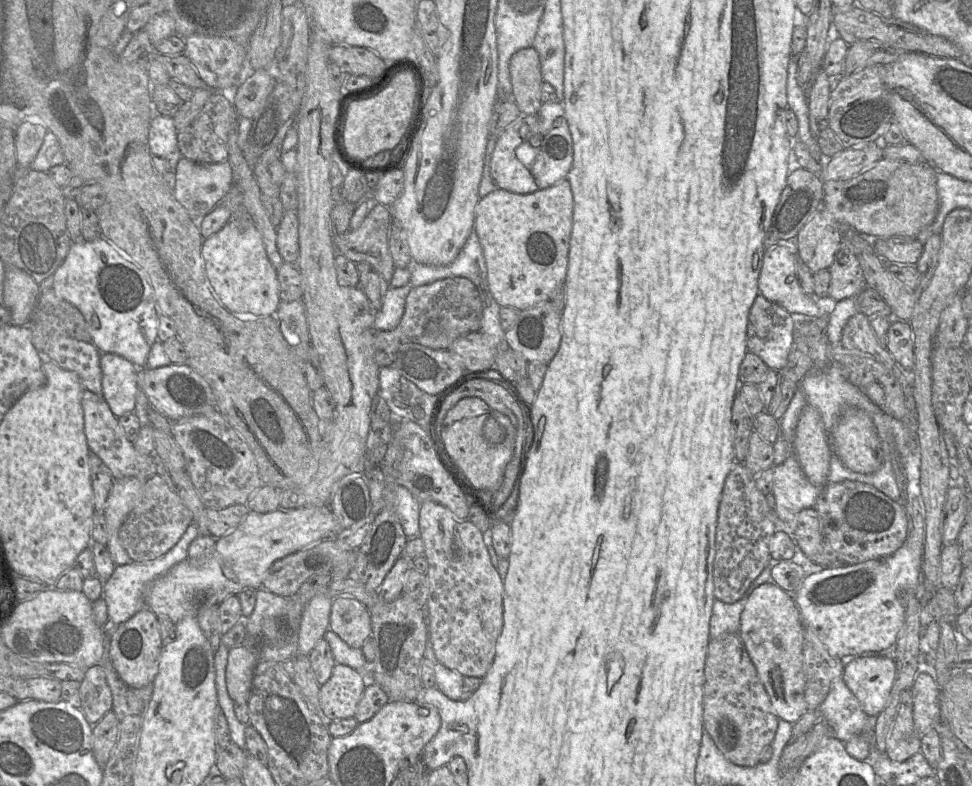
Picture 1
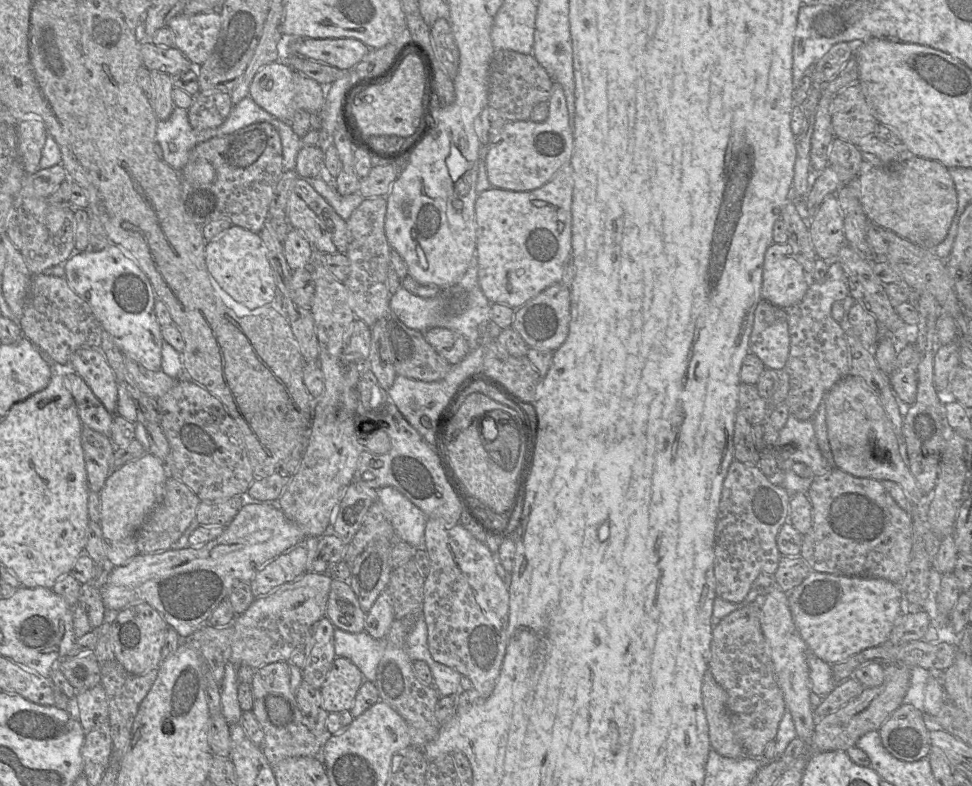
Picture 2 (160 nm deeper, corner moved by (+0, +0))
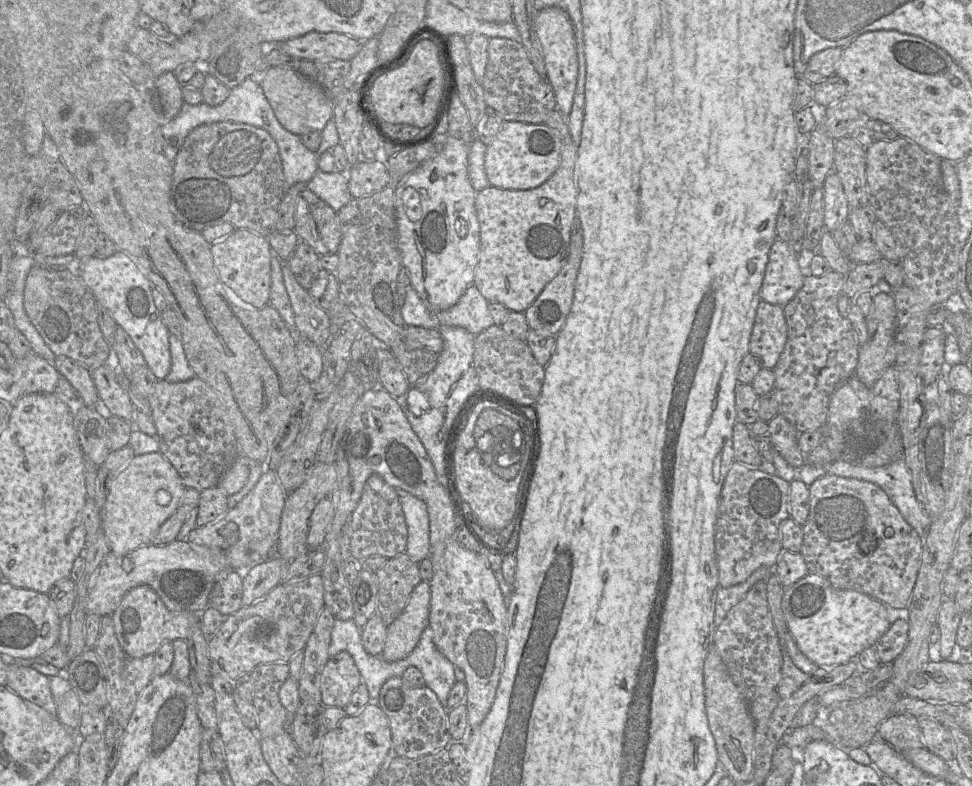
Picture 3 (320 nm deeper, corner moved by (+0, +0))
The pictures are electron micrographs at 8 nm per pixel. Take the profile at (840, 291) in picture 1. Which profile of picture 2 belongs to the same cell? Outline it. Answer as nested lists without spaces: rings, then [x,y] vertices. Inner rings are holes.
[[[838,260],[829,262],[826,278],[822,282],[811,281],[804,297],[794,306],[787,309],[790,334],[790,350],[783,369],[789,375],[790,391],[785,403],[791,414],[799,420],[812,420],[817,408],[826,393],[841,379],[850,375],[851,356],[846,339],[846,333],[841,325],[831,315],[835,302],[843,301],[850,296],[848,279],[842,264]]]

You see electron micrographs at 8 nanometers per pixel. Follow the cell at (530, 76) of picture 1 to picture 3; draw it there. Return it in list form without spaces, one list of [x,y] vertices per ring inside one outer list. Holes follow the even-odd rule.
[[[553,109],[543,122],[562,135],[559,165],[540,186],[527,190],[488,186],[476,193],[480,249],[473,285],[488,302],[499,302],[509,311],[524,312],[567,261],[570,238],[577,222],[577,147],[569,136],[567,118]]]

